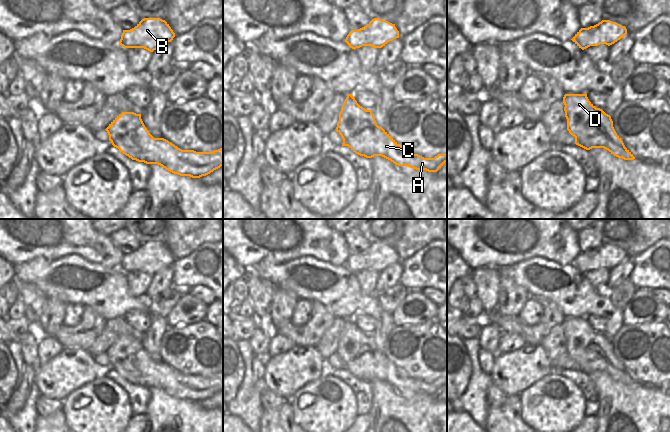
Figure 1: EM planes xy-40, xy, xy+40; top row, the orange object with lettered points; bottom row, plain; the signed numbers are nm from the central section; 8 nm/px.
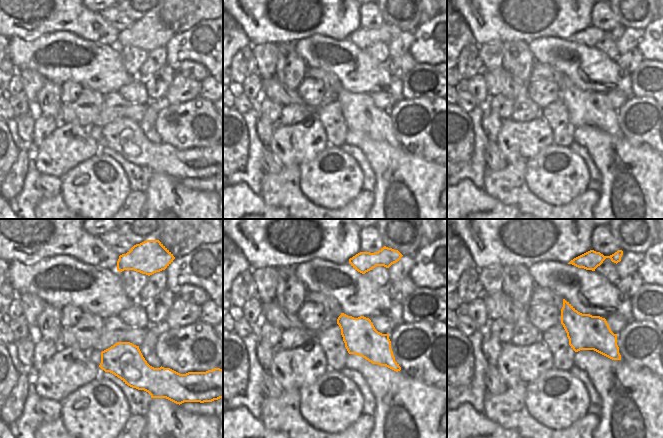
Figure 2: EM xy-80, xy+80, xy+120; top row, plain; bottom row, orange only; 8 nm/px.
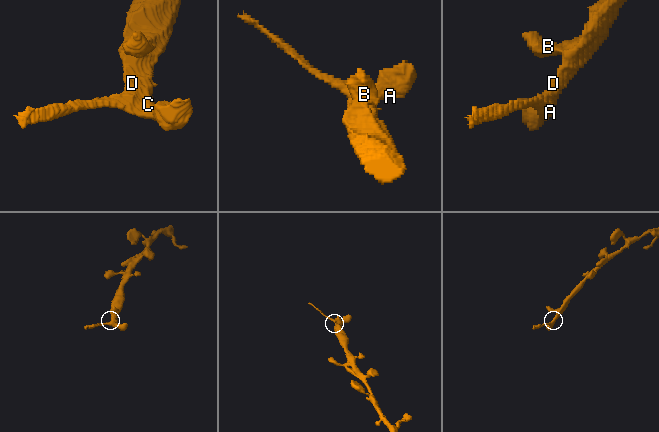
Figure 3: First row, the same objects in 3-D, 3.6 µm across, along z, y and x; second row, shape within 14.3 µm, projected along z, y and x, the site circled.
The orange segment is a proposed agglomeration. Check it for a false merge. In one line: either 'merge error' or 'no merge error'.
no merge error

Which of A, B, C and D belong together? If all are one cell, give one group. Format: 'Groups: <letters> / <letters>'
Groups: A B C D.

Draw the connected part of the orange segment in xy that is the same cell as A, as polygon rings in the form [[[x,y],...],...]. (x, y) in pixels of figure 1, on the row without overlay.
[[[347,318],[341,331],[335,354],[343,363],[342,370],[348,370],[353,376],[366,382],[382,380],[398,390],[408,390],[428,396],[437,396],[447,386],[447,378],[438,378],[434,382],[424,382],[408,376],[404,370],[400,370],[382,351],[377,349],[372,335],[360,330],[351,318]]]

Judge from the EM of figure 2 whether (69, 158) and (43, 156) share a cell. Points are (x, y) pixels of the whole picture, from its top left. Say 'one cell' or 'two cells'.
one cell

